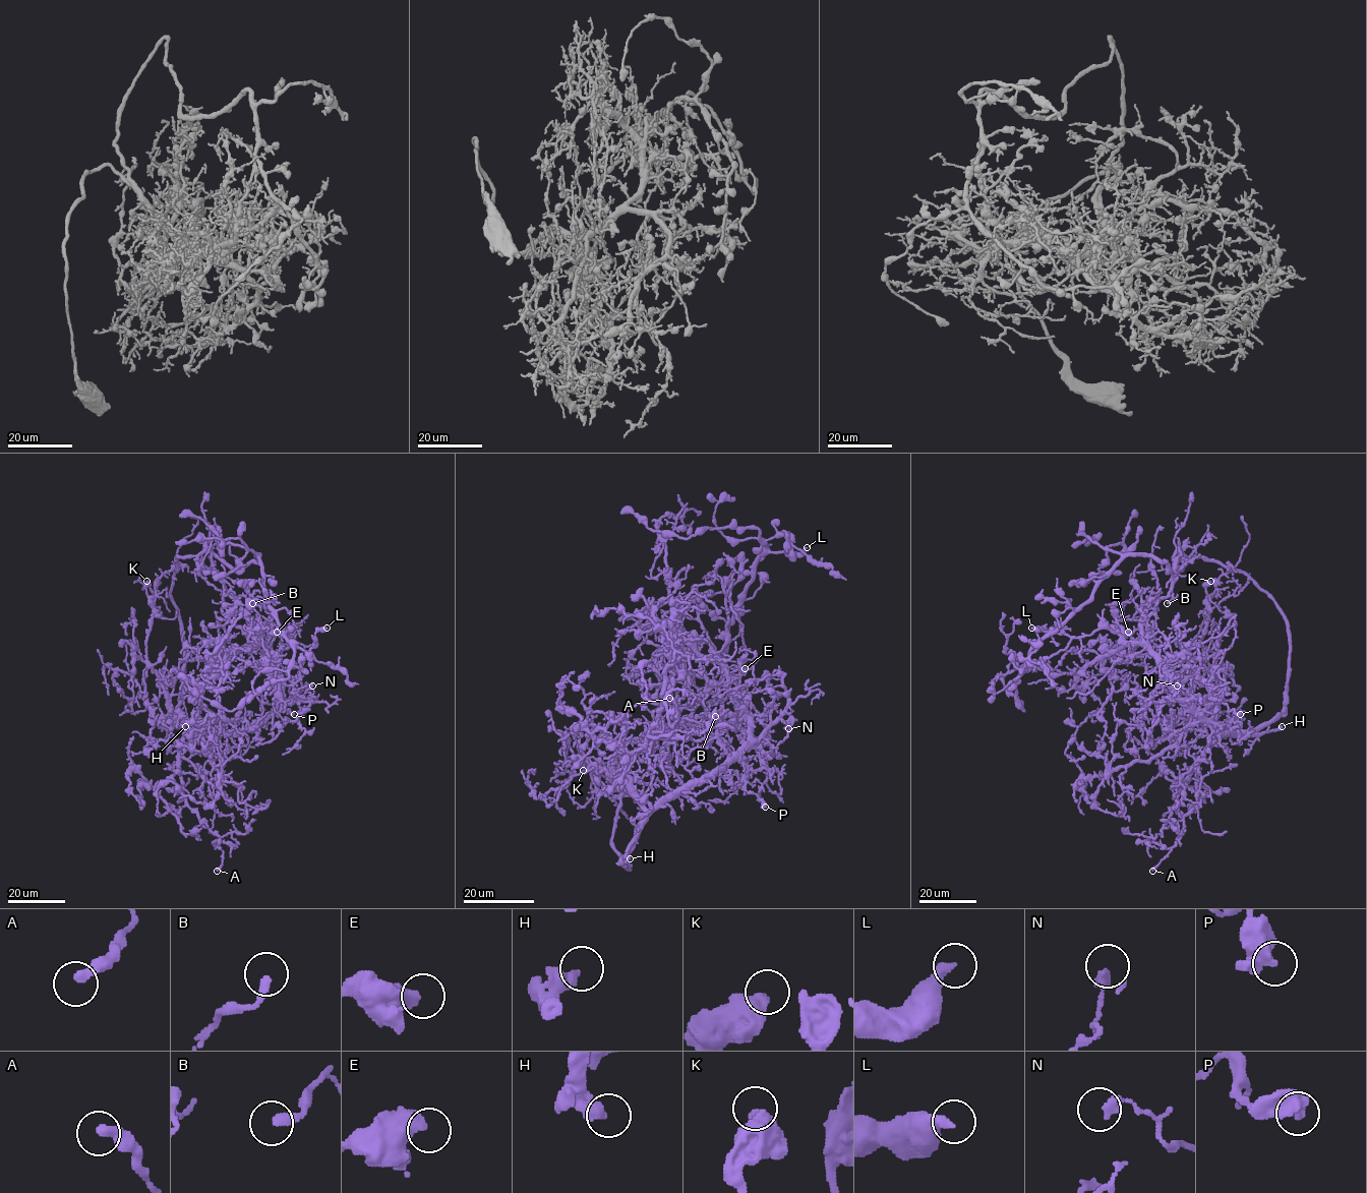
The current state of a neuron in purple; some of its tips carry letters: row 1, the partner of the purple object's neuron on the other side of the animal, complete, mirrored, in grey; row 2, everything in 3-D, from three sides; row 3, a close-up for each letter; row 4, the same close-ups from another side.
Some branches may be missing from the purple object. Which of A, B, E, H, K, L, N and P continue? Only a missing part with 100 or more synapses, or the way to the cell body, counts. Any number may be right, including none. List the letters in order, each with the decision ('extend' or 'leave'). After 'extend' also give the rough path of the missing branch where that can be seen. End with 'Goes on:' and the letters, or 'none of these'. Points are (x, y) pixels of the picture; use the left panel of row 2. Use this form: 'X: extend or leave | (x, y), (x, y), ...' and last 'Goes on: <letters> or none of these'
A: leave
B: leave
E: leave
H: extend | (185, 726), (234, 719), (259, 726), (290, 752), (319, 766), (384, 770), (424, 764), (429, 772)
K: leave
L: leave
N: leave
P: leave
Goes on: H

